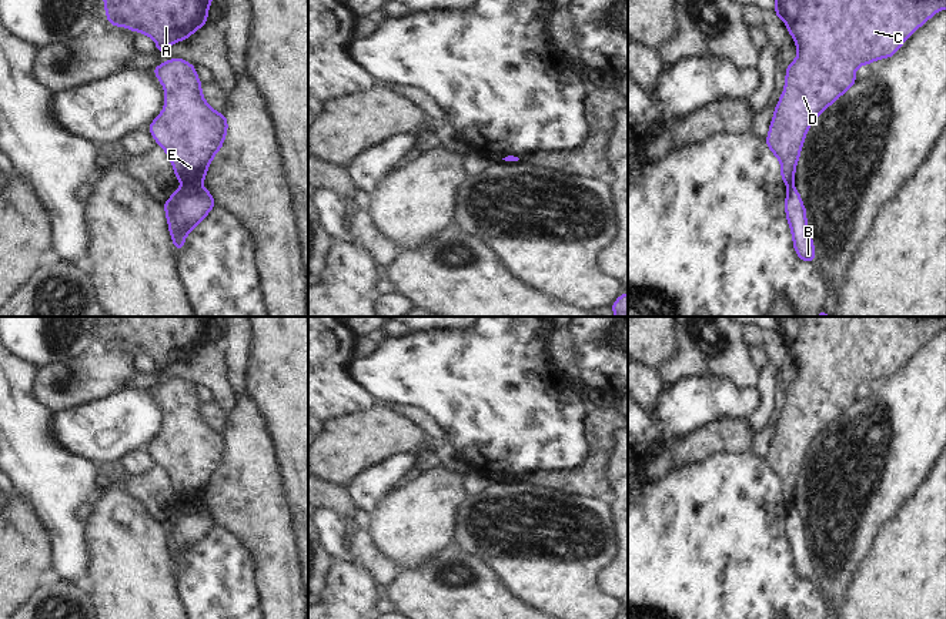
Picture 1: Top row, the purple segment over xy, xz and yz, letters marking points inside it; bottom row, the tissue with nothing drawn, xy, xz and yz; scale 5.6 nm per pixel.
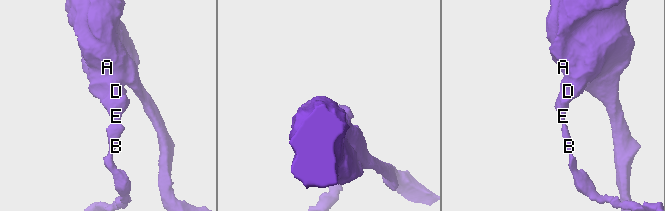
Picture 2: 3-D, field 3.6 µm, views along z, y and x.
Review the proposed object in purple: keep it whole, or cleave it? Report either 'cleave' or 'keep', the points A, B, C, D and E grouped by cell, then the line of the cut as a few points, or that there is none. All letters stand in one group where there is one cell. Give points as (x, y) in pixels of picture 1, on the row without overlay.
cleave; groups A C D E / B; cut xy (186, 504), (197, 507)

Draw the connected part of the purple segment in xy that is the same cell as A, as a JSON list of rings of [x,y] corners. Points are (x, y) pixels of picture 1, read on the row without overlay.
[[[103,317],[113,345],[153,357],[157,372],[183,361],[207,342],[213,317]]]

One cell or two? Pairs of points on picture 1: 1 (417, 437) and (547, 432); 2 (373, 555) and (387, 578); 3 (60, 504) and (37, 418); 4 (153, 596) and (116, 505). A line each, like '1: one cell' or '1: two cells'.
1: two cells
2: one cell
3: one cell
4: one cell

